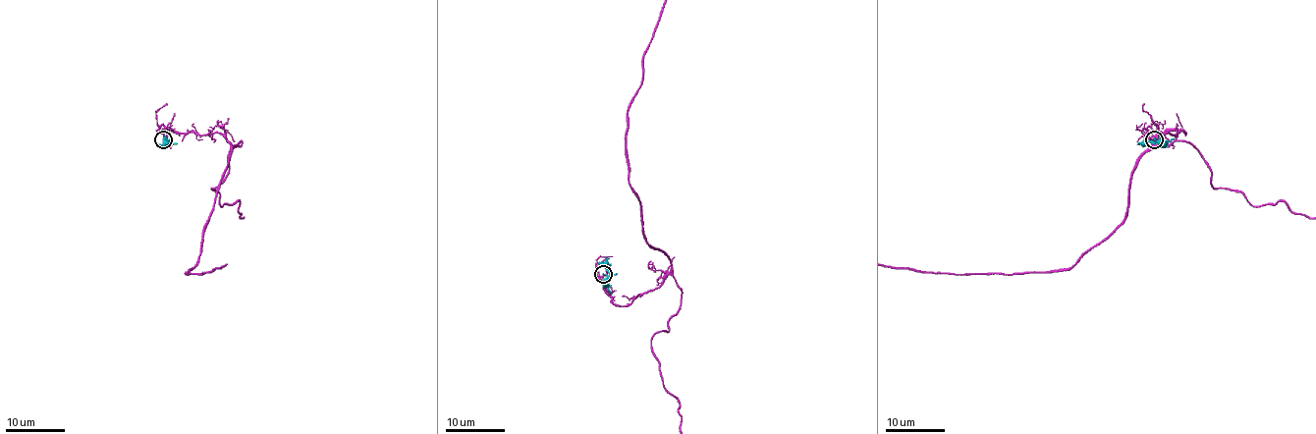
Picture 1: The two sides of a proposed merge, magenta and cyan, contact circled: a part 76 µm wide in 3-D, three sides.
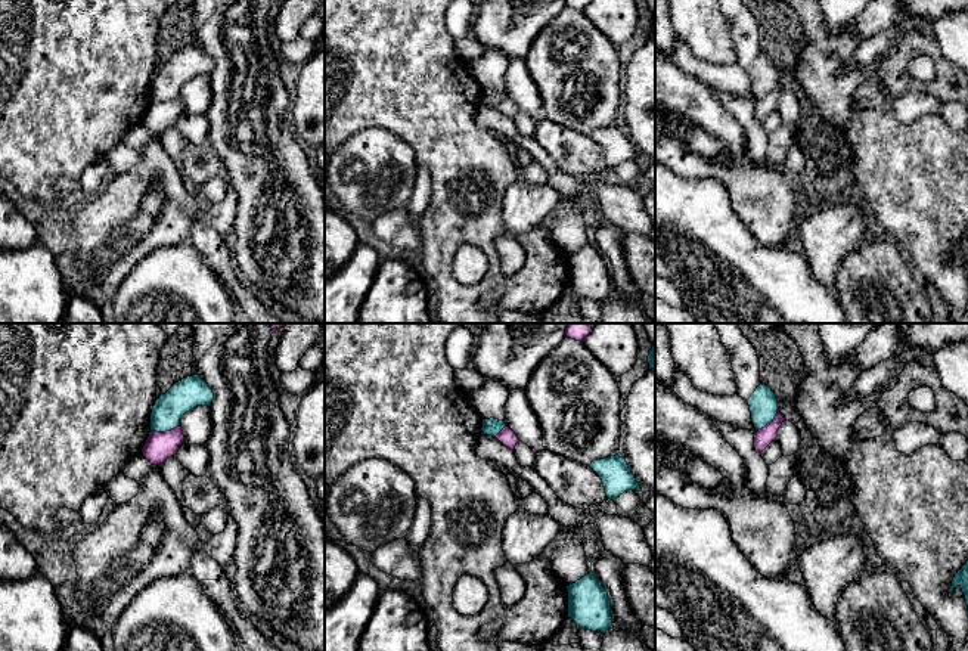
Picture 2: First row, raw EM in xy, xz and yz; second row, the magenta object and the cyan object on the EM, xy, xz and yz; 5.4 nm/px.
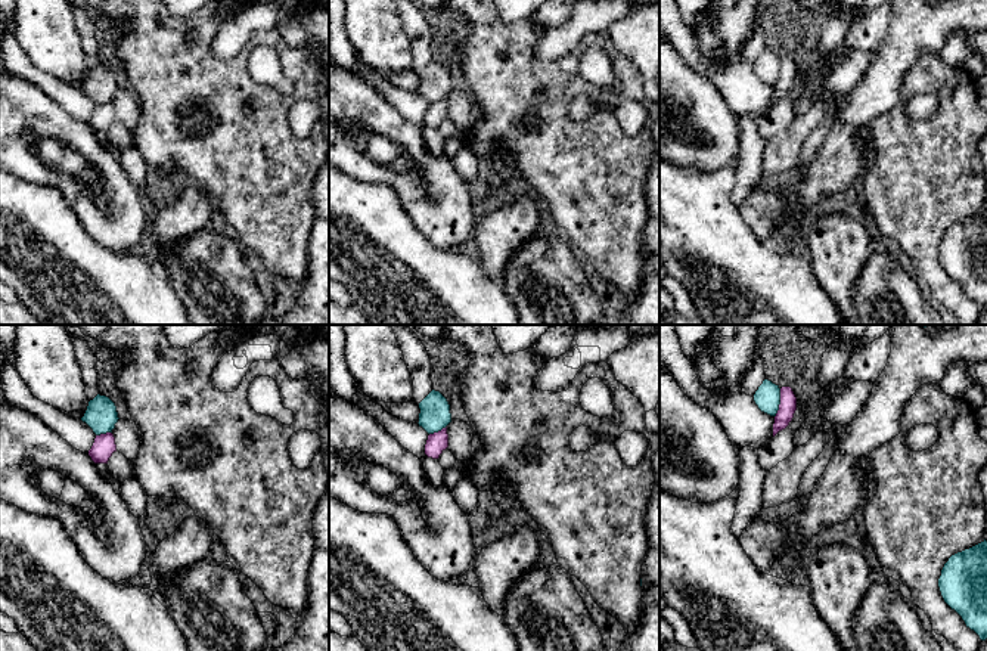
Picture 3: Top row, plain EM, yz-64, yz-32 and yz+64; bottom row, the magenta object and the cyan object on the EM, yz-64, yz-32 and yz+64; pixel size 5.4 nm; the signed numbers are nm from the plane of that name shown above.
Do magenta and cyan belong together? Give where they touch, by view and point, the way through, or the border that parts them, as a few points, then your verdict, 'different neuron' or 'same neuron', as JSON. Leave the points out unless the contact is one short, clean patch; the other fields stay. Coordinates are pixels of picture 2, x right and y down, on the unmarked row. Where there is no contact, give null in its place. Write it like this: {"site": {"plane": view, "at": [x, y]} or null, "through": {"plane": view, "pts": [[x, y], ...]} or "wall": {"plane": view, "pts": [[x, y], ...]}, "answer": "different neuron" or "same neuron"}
{"site": {"plane": "xy", "at": [166, 101]}, "wall": {"plane": "xy", "pts": [[179, 93], [170, 99], [151, 101]]}, "answer": "different neuron"}

